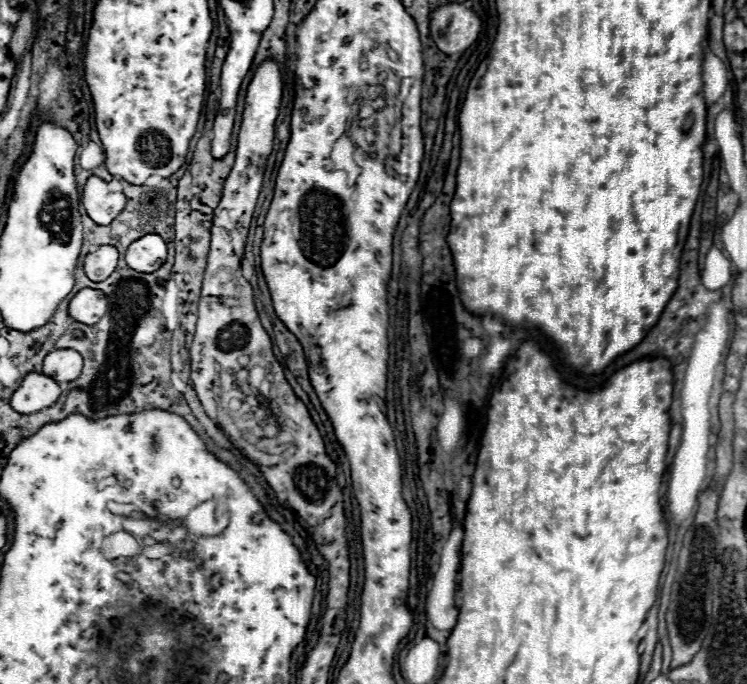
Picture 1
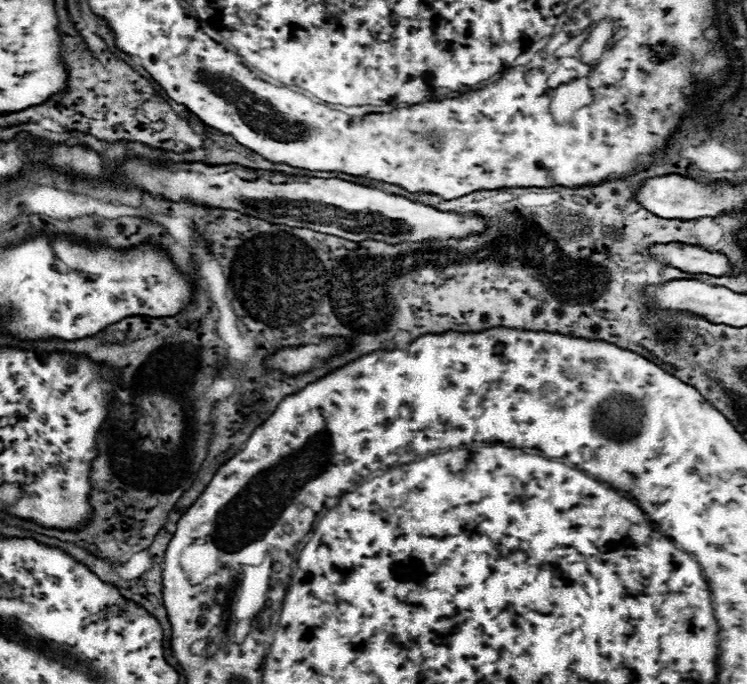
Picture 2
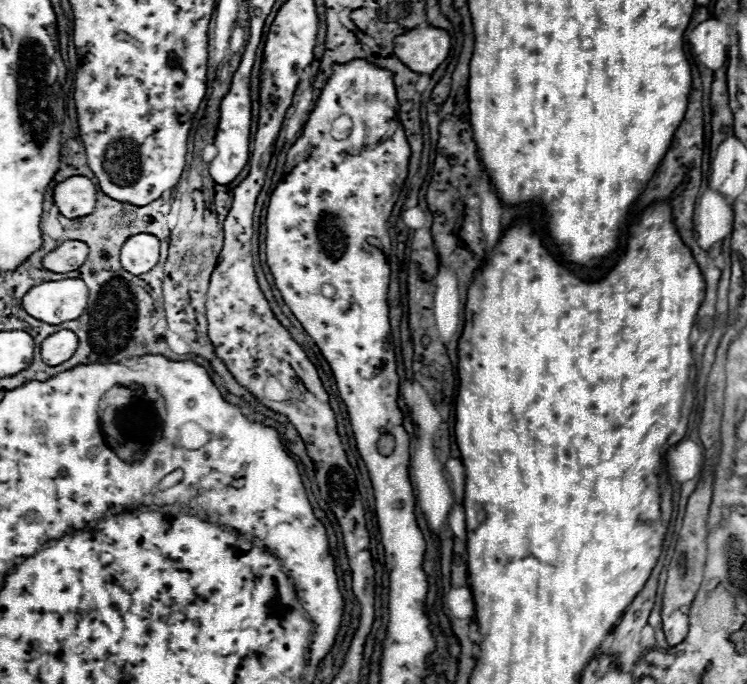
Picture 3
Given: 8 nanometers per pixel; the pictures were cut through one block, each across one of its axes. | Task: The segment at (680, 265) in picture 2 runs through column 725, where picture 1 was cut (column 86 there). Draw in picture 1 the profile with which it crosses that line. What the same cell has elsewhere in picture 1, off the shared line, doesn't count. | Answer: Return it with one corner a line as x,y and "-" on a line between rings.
100,246
96,252
90,252
84,258
84,272
90,280
102,282
116,270
118,250
114,246

